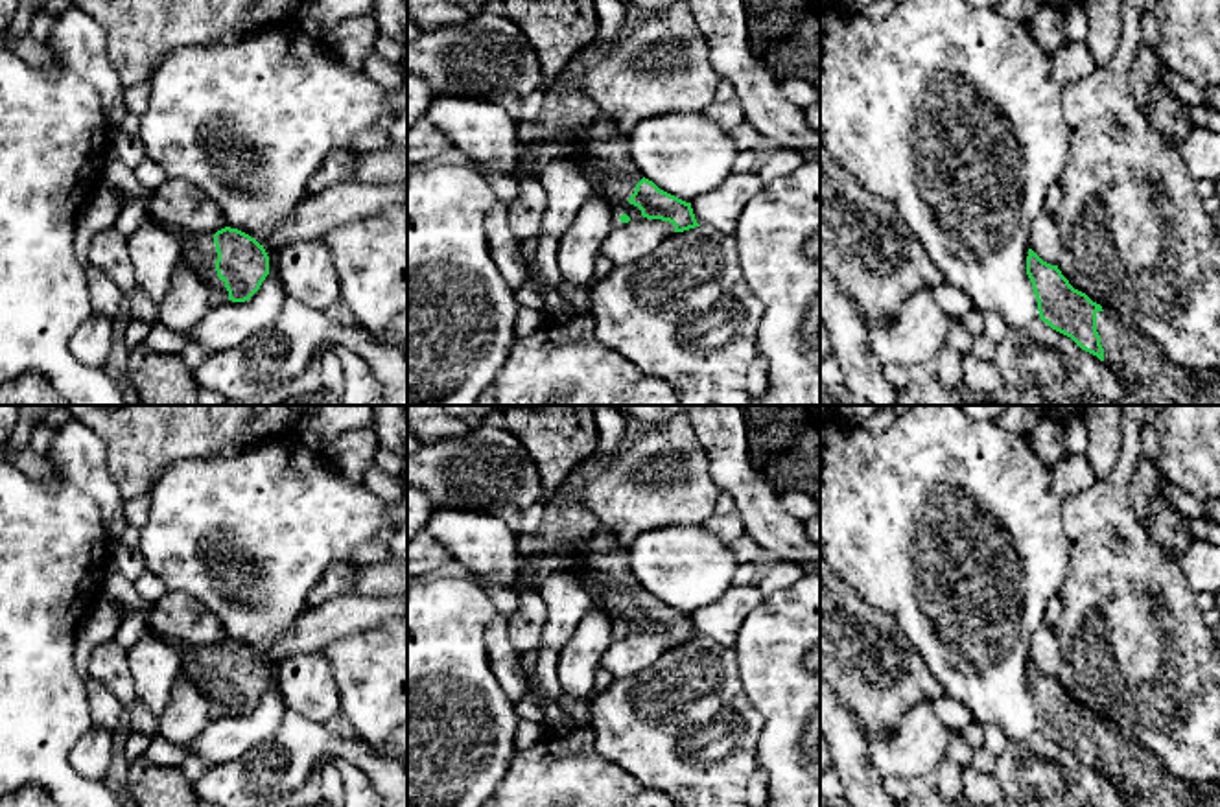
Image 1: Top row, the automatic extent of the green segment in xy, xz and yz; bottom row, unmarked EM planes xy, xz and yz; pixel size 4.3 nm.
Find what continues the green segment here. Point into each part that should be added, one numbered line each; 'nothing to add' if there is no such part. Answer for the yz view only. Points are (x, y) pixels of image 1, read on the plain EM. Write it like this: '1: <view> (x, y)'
1: yz (1141, 778)

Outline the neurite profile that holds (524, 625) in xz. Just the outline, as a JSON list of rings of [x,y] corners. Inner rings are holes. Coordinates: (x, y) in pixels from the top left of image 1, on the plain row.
[[[533,588],[518,591],[518,608],[507,617],[507,632],[514,650],[525,656],[542,649],[542,628],[547,606]]]

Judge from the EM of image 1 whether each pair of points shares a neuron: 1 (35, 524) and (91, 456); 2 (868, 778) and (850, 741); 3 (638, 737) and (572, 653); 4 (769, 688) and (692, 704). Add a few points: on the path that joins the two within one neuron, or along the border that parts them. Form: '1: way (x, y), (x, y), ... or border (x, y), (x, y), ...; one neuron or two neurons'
1: border (54, 467), (102, 509); two neurons
2: way (859, 769), (850, 760), (850, 750); one neuron
3: border (594, 691), (590, 699); two neurons
4: border (734, 651), (741, 686), (763, 719), (762, 734); two neurons

